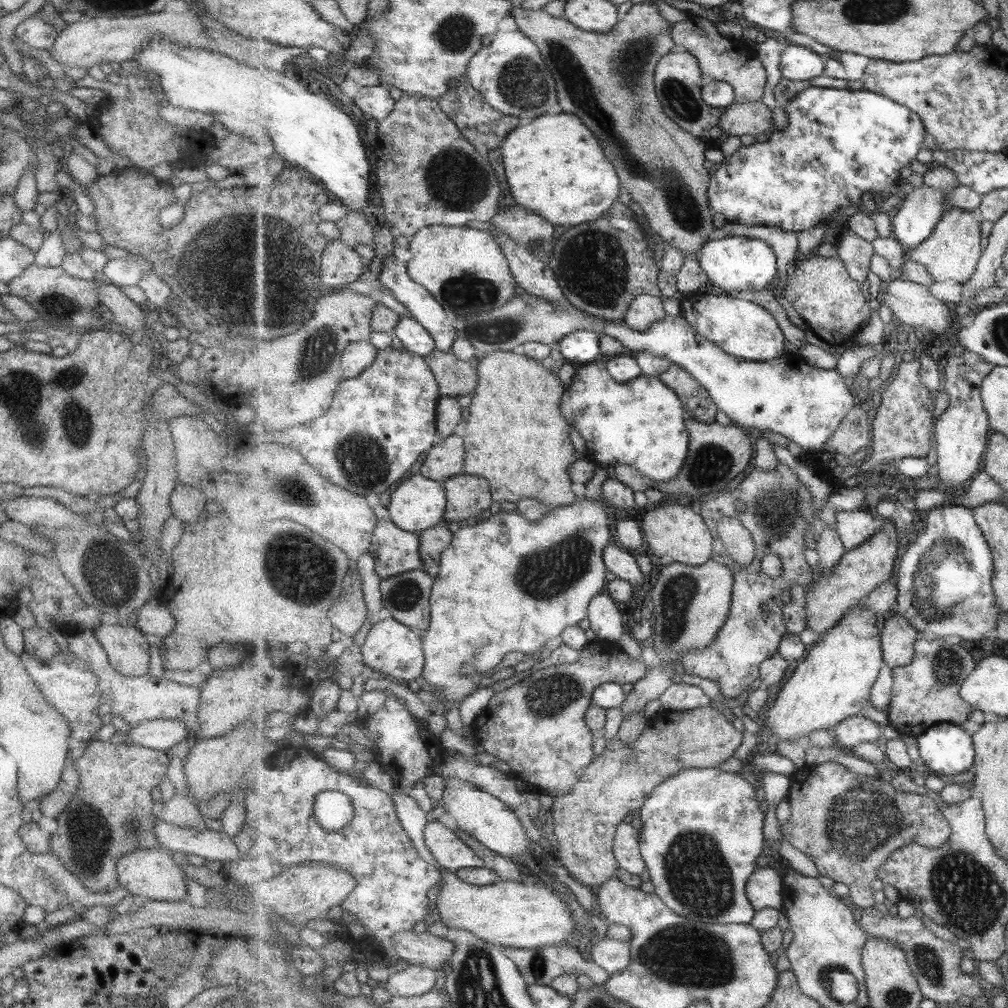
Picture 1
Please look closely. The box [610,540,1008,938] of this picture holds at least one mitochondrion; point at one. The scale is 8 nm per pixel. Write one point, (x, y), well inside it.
(858, 822)

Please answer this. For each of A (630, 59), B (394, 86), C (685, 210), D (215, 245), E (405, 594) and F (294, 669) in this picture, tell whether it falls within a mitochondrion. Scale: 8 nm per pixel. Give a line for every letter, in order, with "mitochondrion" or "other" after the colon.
A: mitochondrion
B: other
C: mitochondrion
D: mitochondrion
E: mitochondrion
F: other

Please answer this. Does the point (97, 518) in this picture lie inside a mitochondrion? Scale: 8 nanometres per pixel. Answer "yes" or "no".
no

